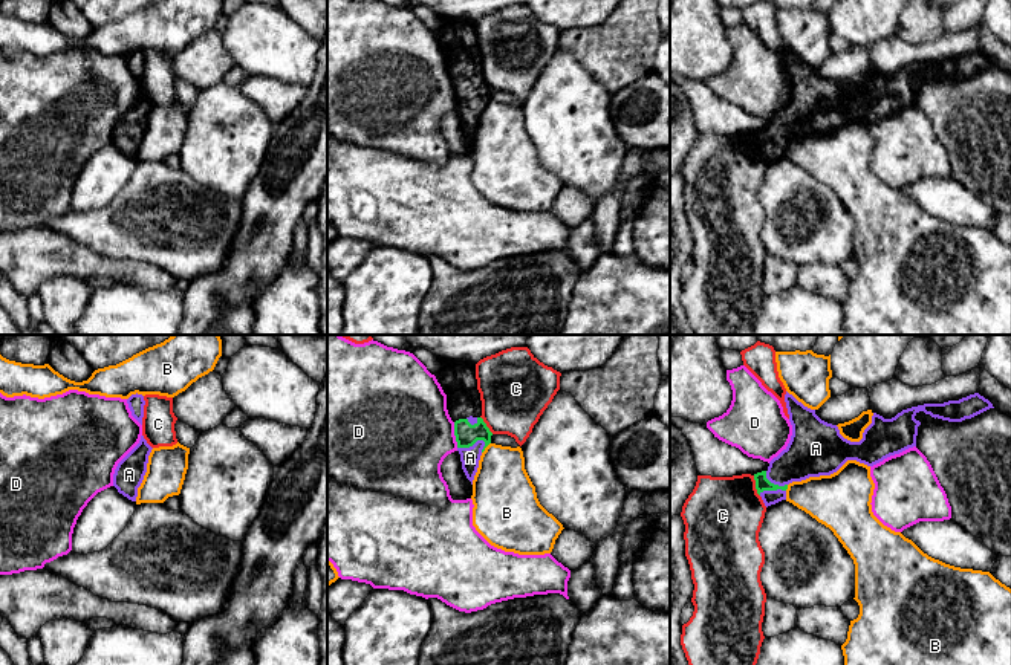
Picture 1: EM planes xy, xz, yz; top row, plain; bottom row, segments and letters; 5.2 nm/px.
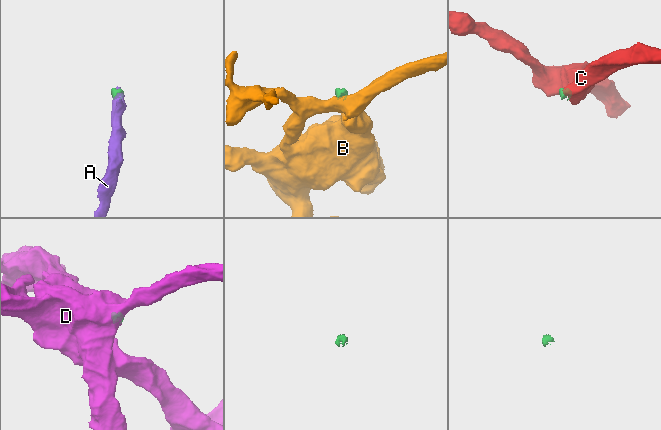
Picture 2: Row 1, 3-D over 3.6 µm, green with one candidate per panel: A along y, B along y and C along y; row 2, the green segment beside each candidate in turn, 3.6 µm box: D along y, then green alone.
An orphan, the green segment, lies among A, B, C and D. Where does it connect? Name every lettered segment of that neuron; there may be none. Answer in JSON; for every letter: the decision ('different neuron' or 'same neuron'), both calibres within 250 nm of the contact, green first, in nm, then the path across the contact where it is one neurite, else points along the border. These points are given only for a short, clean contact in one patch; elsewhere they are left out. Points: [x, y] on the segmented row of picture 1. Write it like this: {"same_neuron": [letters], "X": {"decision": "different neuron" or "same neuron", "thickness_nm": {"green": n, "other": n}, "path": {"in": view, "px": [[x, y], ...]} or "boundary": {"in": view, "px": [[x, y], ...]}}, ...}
{"same_neuron": ["A"], "A": {"decision": "same neuron", "thickness_nm": {"green": 80, "other": 260}, "path": {"in": "yz", "px": [[762, 483], [773, 483], [791, 465], [809, 453]]}}, "B": {"decision": "different neuron", "thickness_nm": {"green": 120, "other": 320}, "boundary": {"in": "xz", "px": [[490, 442], [482, 453]]}}, "C": {"decision": "different neuron", "thickness_nm": {"green": 80, "other": 400}, "boundary": {"in": "yz", "px": [[753, 476], [759, 496]]}}, "D": {"decision": "different neuron", "thickness_nm": {"green": 120, "other": 480}, "boundary": {"in": "xz", "px": [[453, 422], [458, 447]]}}}

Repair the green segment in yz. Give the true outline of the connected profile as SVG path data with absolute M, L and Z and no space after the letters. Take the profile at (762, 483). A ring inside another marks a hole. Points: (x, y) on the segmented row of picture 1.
M786 391L785 402L792 425L792 436L788 446L769 462L766 471L754 474L757 494L762 497L765 506L775 504L786 500L788 485L801 482L809 477L831 475L837 472L847 460L857 460L867 466L873 466L884 459L899 454L909 448L916 446L918 427L921 425L915 416L919 411L948 422L962 422L971 419L990 408L993 404L979 393L970 394L959 401L948 401L944 404L924 404L902 410L892 419L873 413L872 423L864 430L860 442L850 442L840 434L837 425L821 420L815 410L805 407L792 394Z

